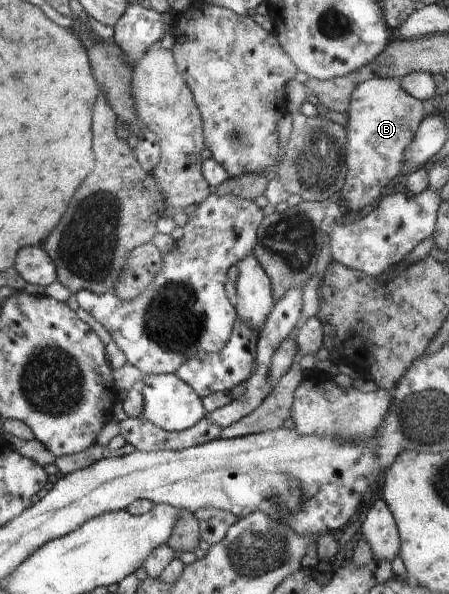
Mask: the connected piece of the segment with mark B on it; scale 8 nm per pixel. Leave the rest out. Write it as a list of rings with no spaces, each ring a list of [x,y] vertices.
[[[374,77],[361,82],[352,91],[346,130],[344,156],[346,176],[341,196],[348,201],[347,209],[358,212],[358,216],[374,208],[382,196],[382,190],[402,174],[407,147],[418,134],[424,108],[422,100],[402,88],[396,77]]]

